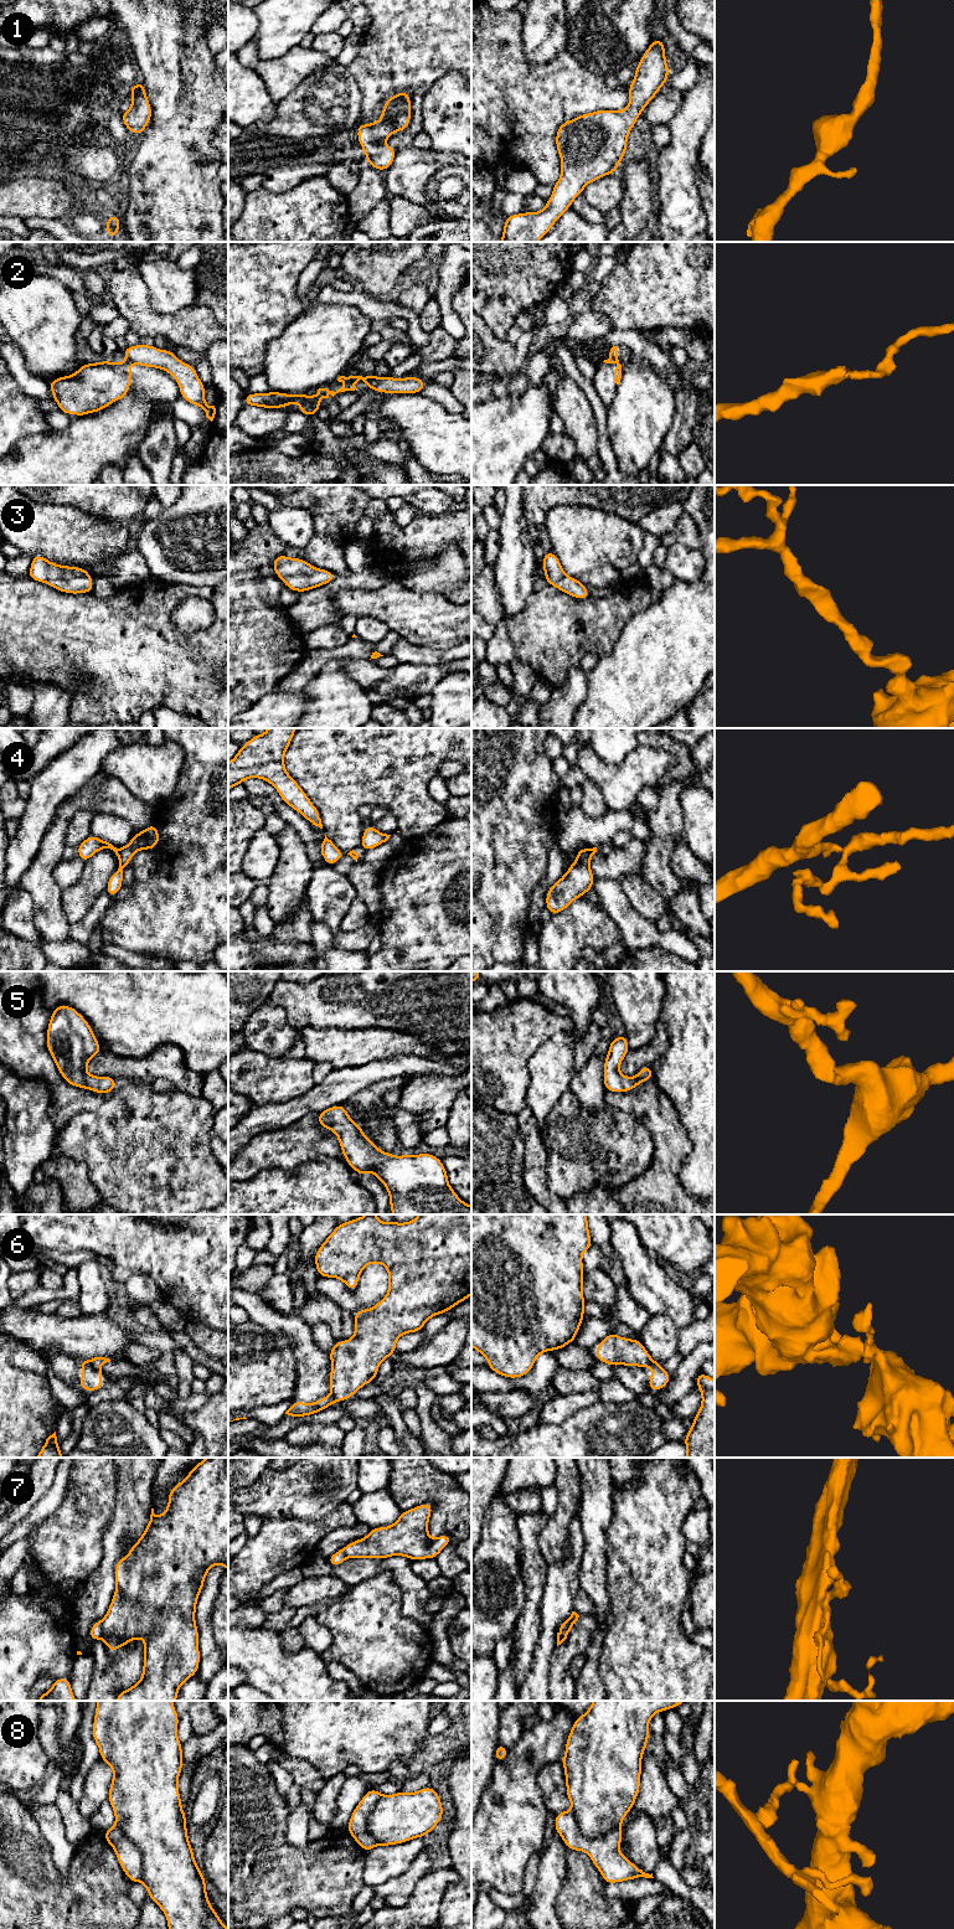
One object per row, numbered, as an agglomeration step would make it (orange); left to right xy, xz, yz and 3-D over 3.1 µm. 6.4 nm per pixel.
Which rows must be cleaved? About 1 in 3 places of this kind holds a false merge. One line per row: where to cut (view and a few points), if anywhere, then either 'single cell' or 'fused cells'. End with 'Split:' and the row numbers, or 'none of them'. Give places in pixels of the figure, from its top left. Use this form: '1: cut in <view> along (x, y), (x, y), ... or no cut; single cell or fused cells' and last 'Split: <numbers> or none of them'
1: no cut; single cell
2: cut in yz along (608, 359), (618, 364); fused cells
3: no cut; single cell
4: cut in xy along (119, 849), (118, 856); fused cells
5: no cut; single cell
6: cut in xy along (88, 1360), (96, 1371); fused cells
7: cut in yz along (568, 1619), (567, 1635); fused cells
8: cut in yz along (571, 1811), (577, 1827), (586, 1836), (603, 1836), (619, 1826); fused cells
Split: 2, 4, 6, 7, 8

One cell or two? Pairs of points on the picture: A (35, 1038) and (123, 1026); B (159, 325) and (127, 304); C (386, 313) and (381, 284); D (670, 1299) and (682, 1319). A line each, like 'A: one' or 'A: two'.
A: two
B: one
C: two
D: one

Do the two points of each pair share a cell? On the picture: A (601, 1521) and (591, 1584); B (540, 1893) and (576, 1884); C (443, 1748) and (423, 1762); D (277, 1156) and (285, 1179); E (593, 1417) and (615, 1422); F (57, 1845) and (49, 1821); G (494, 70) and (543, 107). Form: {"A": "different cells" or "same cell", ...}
{"A": "same cell", "B": "different cells", "C": "same cell", "D": "different cells", "E": "same cell", "F": "same cell", "G": "same cell"}

